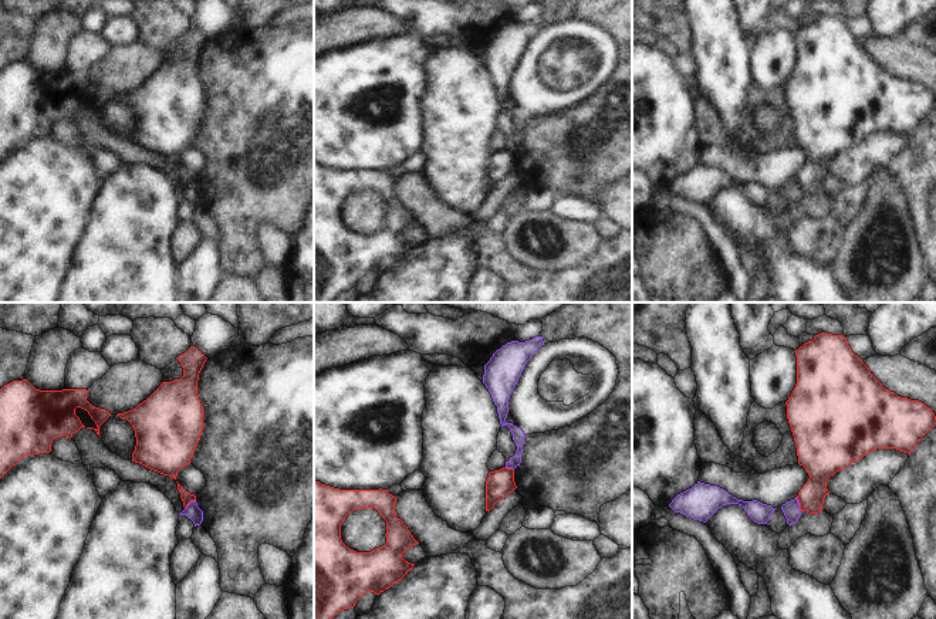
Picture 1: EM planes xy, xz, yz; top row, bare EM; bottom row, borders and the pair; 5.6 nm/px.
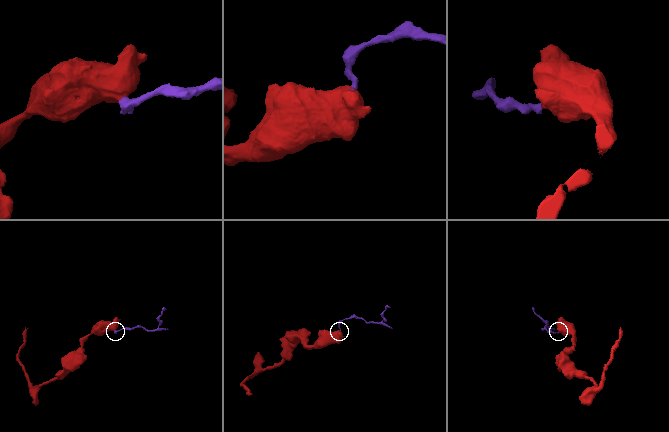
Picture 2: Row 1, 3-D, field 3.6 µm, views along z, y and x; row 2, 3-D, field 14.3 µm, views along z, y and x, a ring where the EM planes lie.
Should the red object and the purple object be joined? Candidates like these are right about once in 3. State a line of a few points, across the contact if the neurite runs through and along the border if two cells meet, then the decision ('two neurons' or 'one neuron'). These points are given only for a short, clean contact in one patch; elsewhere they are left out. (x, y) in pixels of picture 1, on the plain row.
line yz (796, 179), (801, 193); two neurons

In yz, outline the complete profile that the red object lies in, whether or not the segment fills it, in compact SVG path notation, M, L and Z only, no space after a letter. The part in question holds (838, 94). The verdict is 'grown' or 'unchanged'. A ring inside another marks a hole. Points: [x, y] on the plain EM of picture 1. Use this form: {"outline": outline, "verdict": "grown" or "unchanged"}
{"outline": "M821 14L794 34L797 67L785 84L787 101L798 146L810 158L797 182L801 193L818 196L822 193L825 177L829 176L827 163L831 158L876 131L896 131L910 136L936 106L936 98L925 85L885 71L852 34L844 17Z", "verdict": "unchanged"}

